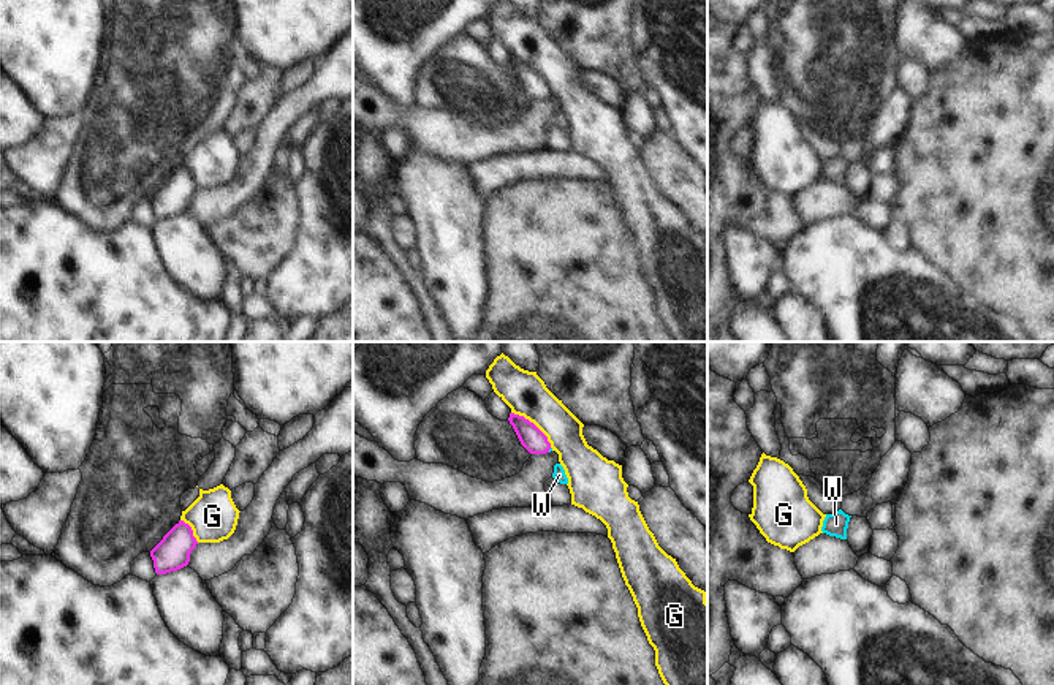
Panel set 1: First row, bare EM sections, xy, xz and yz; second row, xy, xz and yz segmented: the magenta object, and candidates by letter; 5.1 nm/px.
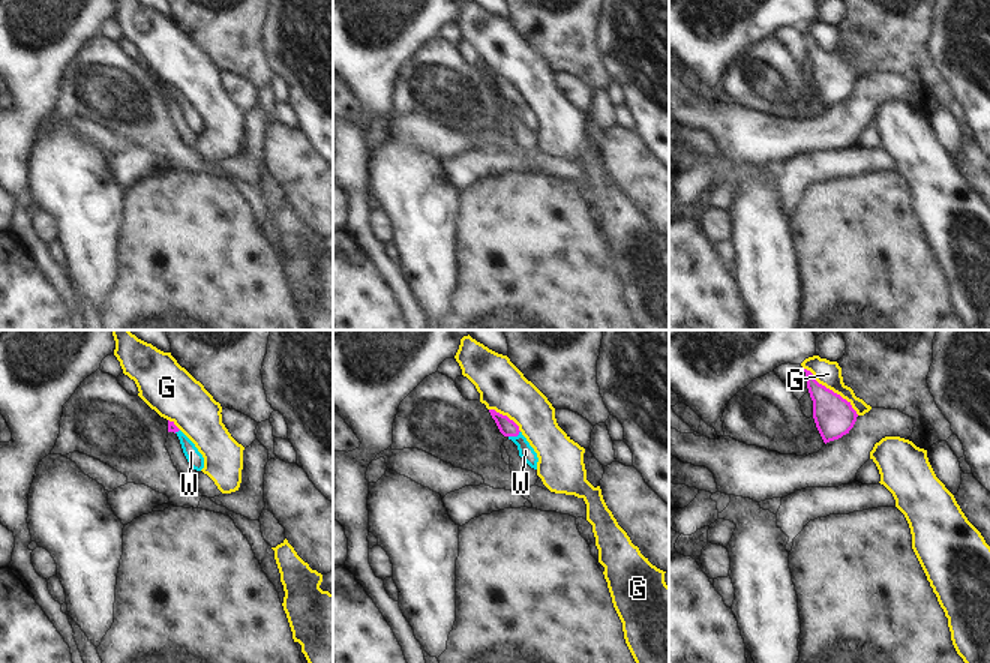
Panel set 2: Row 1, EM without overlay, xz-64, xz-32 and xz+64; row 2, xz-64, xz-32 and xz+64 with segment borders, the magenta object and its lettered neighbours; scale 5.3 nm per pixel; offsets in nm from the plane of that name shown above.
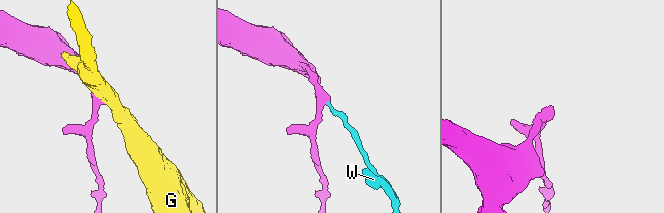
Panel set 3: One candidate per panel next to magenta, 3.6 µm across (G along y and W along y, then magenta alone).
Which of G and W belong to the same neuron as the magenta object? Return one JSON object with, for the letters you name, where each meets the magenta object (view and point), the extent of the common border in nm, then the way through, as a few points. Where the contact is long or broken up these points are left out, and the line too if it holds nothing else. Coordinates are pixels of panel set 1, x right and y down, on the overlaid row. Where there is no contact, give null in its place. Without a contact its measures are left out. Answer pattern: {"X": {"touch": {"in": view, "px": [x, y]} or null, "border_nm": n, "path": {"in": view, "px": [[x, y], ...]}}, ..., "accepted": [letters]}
{"W": {"touch": {"in": "xz", "px": [549, 448]}, "border_nm": 30, "path": {"in": "xz", "px": [[532, 439], [542, 446], [549, 448], [551, 448]]}}, "accepted": ["W"]}

